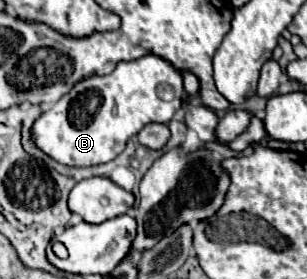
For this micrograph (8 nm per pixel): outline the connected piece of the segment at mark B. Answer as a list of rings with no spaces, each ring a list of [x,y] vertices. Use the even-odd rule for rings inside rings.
[[[145,55],[145,57],[139,57],[139,59],[129,61],[129,63],[119,63],[119,65],[115,67],[115,71],[109,73],[109,75],[93,75],[93,77],[89,77],[89,79],[79,81],[67,95],[63,95],[55,105],[51,105],[51,107],[33,123],[33,127],[31,127],[31,139],[33,139],[33,143],[37,145],[37,149],[41,149],[47,157],[55,159],[55,161],[61,163],[61,165],[69,165],[69,167],[93,167],[93,165],[101,165],[101,163],[113,161],[113,159],[125,149],[127,141],[129,141],[131,137],[135,137],[147,123],[169,123],[169,121],[173,119],[173,115],[177,113],[177,109],[181,107],[181,97],[183,97],[183,79],[181,79],[181,73],[175,71],[165,59],[155,57],[155,55]],[[157,89],[165,89],[165,99],[159,97]]]

